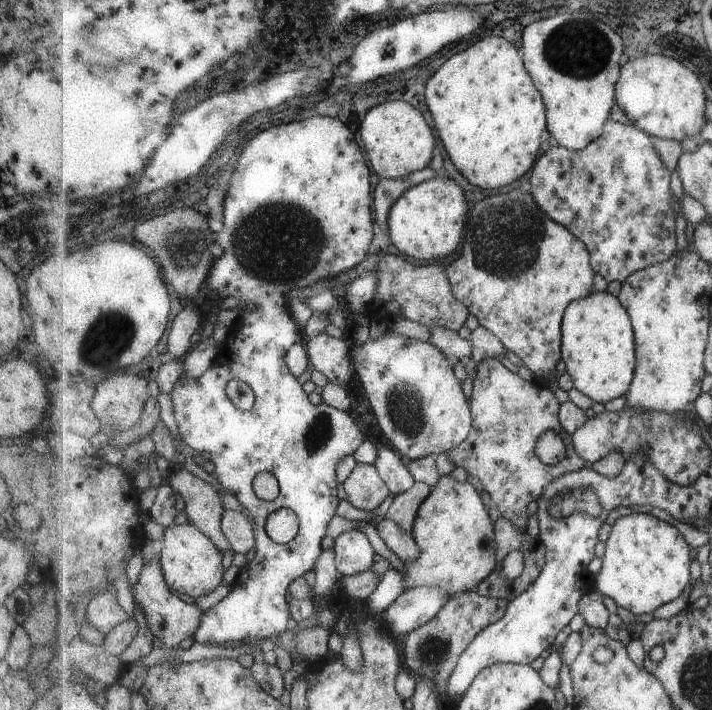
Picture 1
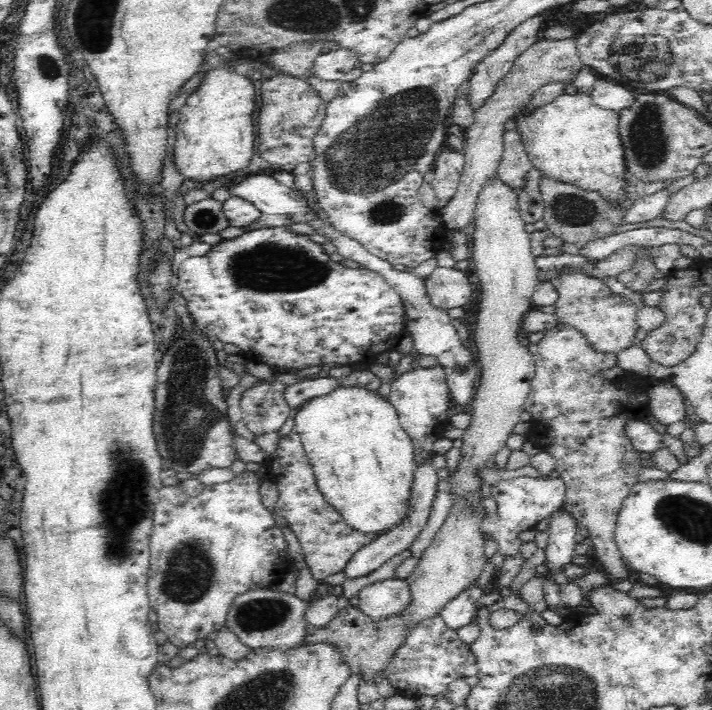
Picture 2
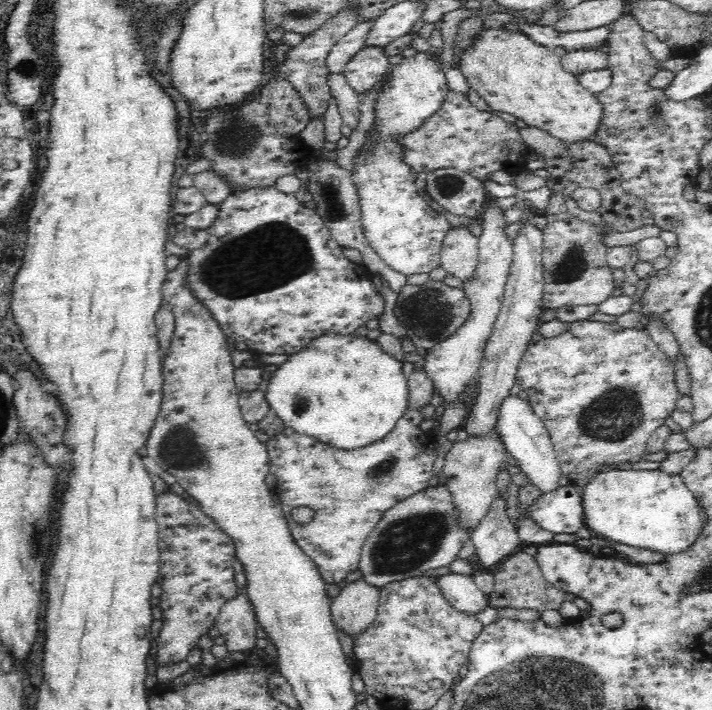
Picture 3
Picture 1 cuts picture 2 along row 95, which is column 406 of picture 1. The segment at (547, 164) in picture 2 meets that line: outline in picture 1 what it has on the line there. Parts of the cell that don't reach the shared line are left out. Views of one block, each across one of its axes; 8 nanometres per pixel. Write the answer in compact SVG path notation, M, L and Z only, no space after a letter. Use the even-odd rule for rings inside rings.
M449 474L440 476L437 486L432 488L430 496L423 502L411 532L421 550L421 556L415 562L411 558L399 560L403 571L397 572L405 580L405 590L419 587L445 588L455 597L458 594L470 593L483 582L497 568L497 540L494 522L489 514L490 506L480 487L475 486L473 481L459 482Z

